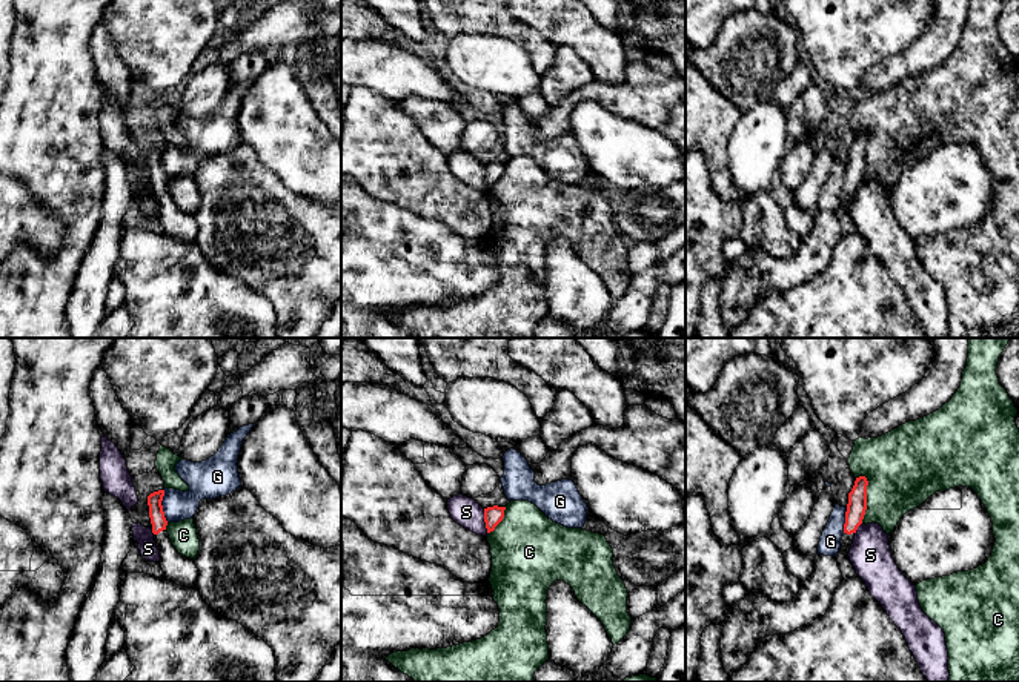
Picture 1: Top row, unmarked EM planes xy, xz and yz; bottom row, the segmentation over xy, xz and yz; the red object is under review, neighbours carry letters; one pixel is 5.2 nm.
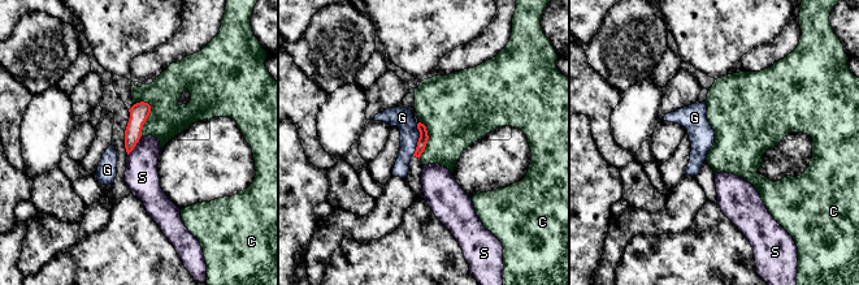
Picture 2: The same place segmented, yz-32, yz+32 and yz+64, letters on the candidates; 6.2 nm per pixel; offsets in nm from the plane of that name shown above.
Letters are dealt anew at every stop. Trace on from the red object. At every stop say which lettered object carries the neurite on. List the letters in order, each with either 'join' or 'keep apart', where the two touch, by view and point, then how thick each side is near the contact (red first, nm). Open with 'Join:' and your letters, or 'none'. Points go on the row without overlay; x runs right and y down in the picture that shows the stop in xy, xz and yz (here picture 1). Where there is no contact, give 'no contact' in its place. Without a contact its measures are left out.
Join: none
C: keep apart | yz (866, 155) | 100/380 nm
G: keep apart | xy (162, 163) | 80/160 nm
S: keep apart | xz (484, 177) | 100/150 nm

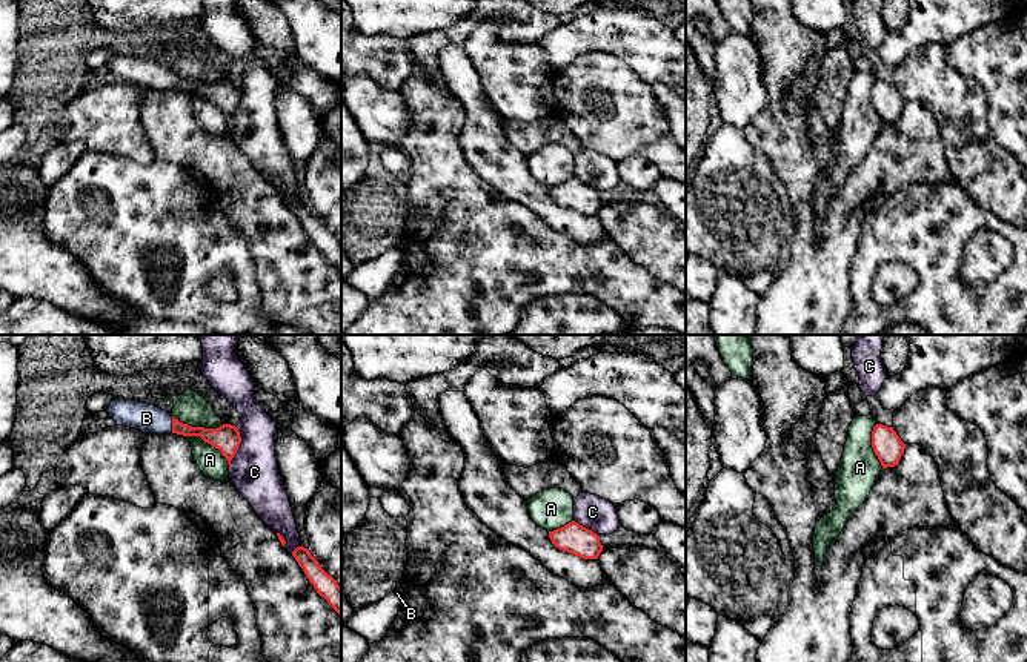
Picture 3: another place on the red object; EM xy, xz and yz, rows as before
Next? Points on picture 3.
Join: B
A: keep apart | xy (212, 102) | 150/140 nm
B: join | xy (172, 80) | 100/150 nm
C: keep apart | xy (237, 105) | 150/260 nm

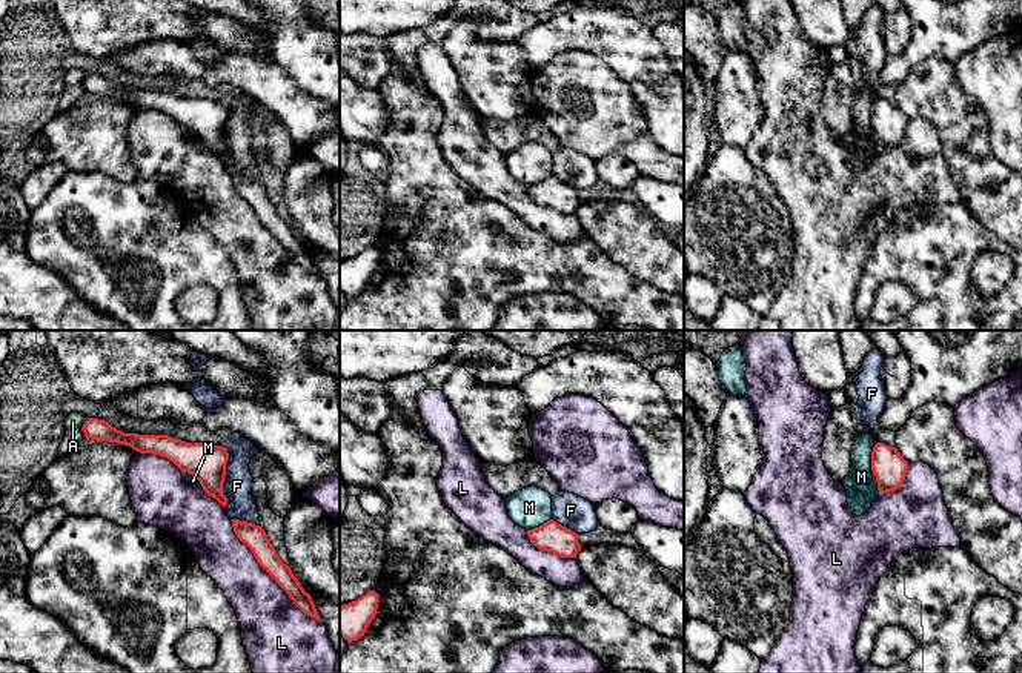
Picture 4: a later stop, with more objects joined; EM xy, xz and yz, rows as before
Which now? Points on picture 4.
Join: none
A: keep apart | xy (85, 79) | 110/90 nm
F: keep apart | xy (223, 134) | 190/150 nm
L: keep apart | xy (269, 229) | 120/320 nm
M: keep apart | yz (872, 123) | 170/130 nm

